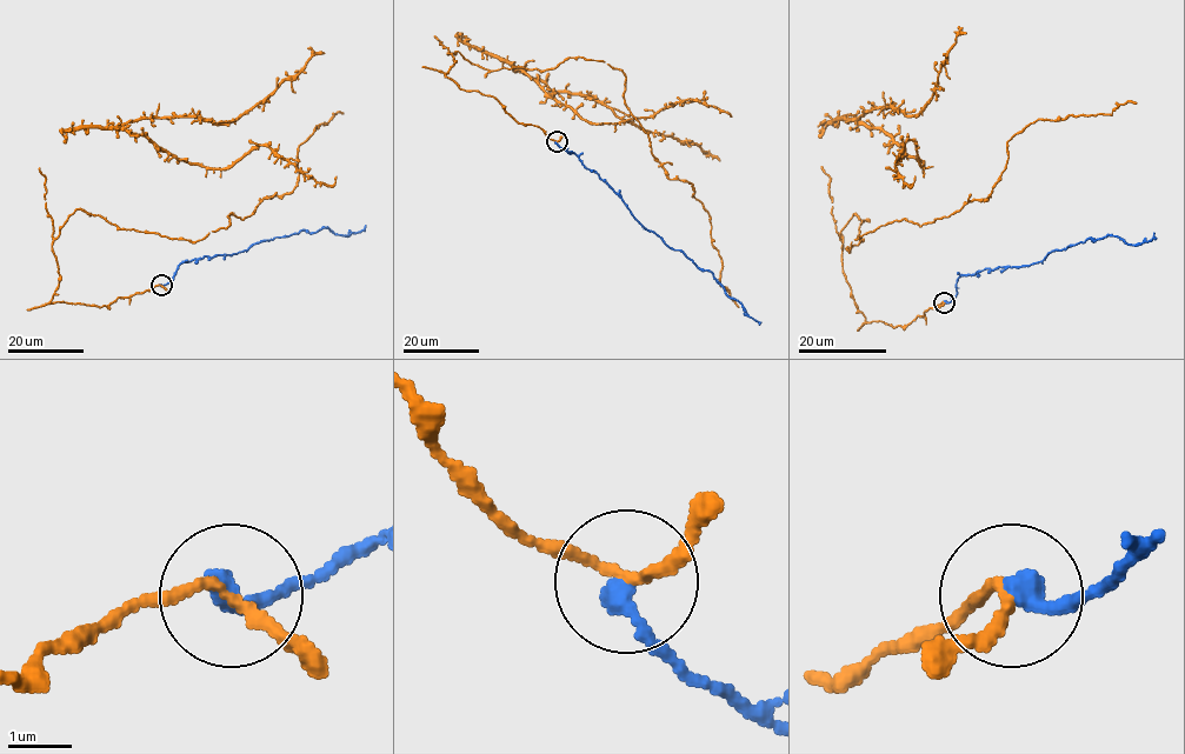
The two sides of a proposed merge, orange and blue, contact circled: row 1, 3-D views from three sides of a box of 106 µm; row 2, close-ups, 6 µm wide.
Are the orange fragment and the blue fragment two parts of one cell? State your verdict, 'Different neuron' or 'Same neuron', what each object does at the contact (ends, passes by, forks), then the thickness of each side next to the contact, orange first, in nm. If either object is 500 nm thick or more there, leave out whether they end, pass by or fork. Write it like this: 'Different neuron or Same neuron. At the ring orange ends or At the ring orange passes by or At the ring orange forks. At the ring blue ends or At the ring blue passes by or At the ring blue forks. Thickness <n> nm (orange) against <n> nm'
Same neuron. At the ring orange passes by. At the ring blue ends. Thickness 150 nm (orange) against 360 nm

